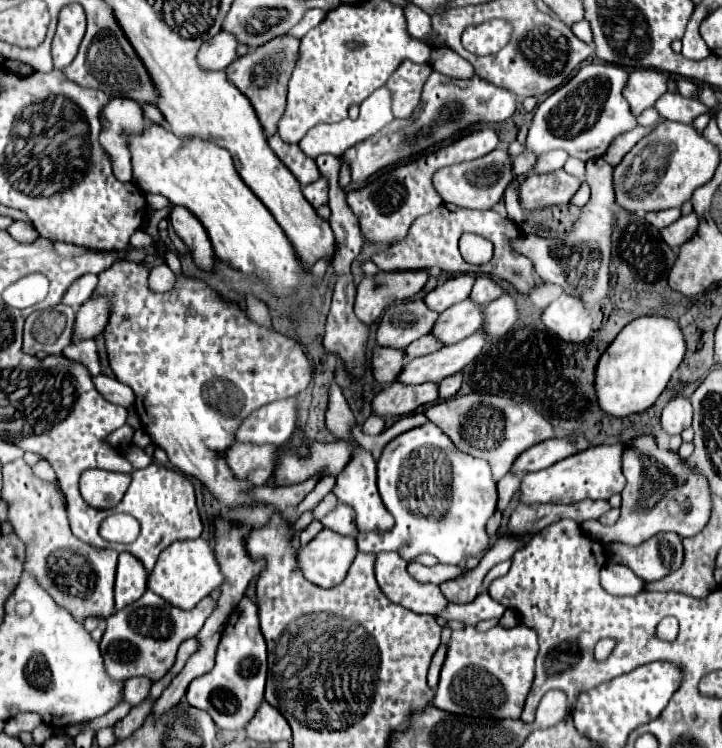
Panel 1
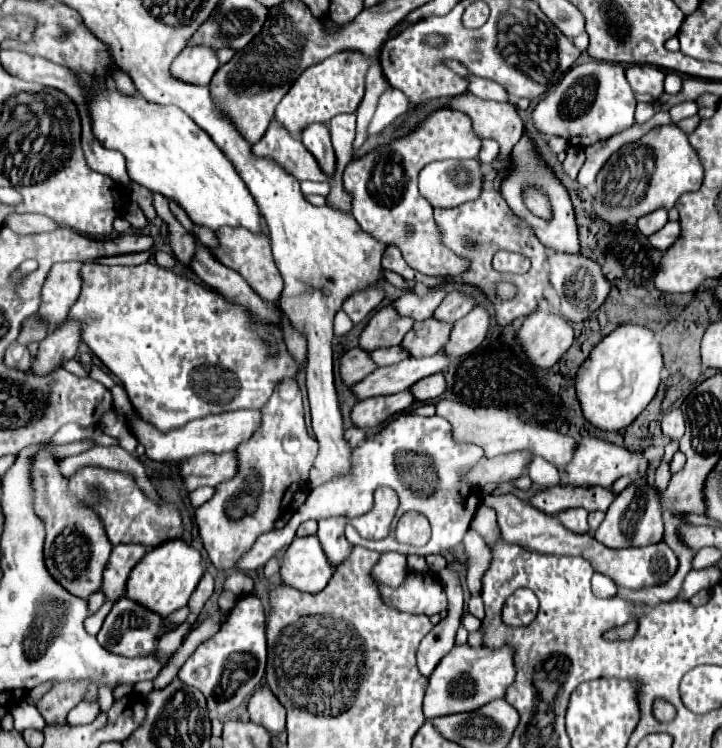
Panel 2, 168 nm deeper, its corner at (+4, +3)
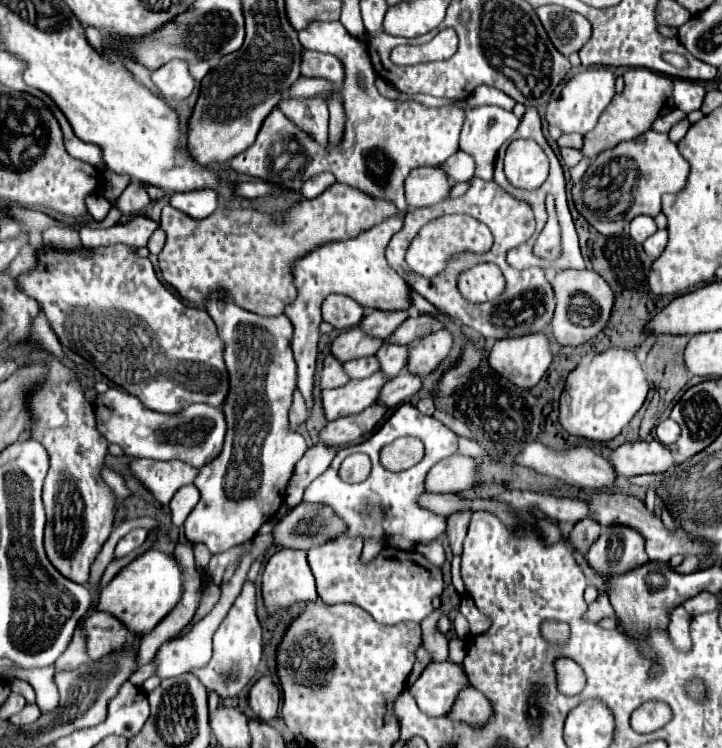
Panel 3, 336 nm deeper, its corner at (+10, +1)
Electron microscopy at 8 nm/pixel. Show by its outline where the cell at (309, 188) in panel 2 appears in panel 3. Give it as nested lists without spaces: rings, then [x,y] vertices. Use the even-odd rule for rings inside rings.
[[[323,172],[323,174],[317,174],[317,176],[313,176],[311,180],[307,180],[305,184],[303,184],[303,188],[301,188],[301,194],[305,196],[305,198],[317,198],[319,194],[323,194],[331,184],[335,184],[337,180],[335,180],[335,176],[331,176],[329,172]]]

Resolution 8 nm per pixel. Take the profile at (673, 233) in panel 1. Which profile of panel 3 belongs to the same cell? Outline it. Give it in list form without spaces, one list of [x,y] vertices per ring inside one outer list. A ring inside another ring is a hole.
[[[657,230],[653,236],[649,236],[645,242],[643,242],[643,248],[645,252],[655,260],[661,256],[661,252],[665,250],[667,246],[667,230]]]

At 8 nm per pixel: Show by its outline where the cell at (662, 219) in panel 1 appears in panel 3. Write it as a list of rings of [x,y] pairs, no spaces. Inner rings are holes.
[[[637,216],[633,222],[631,222],[631,238],[635,242],[645,242],[649,236],[653,236],[657,232],[657,226],[653,222],[653,218],[649,216]]]

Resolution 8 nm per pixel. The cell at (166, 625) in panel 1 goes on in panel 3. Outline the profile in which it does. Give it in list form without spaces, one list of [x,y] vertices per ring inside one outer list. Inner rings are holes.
[[[93,612],[89,618],[85,618],[83,630],[85,630],[87,656],[91,660],[99,660],[113,648],[123,646],[129,636],[125,626],[105,612]]]

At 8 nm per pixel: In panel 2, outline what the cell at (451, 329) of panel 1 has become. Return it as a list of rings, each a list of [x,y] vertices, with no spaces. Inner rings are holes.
[[[427,318],[415,322],[411,332],[403,338],[401,346],[411,352],[411,356],[431,356],[443,350],[451,334],[451,322],[439,322],[437,318]]]

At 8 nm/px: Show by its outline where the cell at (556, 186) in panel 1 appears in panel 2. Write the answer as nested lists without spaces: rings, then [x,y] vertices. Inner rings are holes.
[[[567,148],[567,158],[565,158],[565,162],[563,162],[565,174],[567,174],[571,180],[575,180],[575,178],[577,178],[577,172],[579,172],[581,166],[583,166],[583,162],[585,162],[585,154],[583,154],[581,148]]]

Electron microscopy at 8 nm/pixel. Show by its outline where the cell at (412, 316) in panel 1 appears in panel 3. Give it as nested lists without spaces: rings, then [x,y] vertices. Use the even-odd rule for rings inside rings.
[[[351,328],[343,334],[339,334],[333,344],[331,344],[331,354],[341,360],[355,360],[355,358],[363,358],[363,356],[373,356],[379,348],[381,348],[383,340],[377,338],[369,338],[367,334],[363,334],[359,328]]]

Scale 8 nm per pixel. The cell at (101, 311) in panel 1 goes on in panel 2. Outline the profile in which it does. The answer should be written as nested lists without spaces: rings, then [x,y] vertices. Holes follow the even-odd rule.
[[[65,320],[39,344],[39,354],[31,366],[33,372],[49,374],[51,370],[61,366],[61,360],[75,358],[79,342],[81,342],[81,322]]]

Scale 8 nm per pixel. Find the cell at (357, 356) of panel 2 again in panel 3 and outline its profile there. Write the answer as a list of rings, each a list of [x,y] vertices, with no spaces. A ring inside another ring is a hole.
[[[325,356],[323,368],[321,368],[321,374],[319,374],[321,390],[325,390],[325,388],[339,388],[339,386],[345,386],[347,382],[349,382],[349,376],[343,372],[341,362],[335,360],[333,356]]]

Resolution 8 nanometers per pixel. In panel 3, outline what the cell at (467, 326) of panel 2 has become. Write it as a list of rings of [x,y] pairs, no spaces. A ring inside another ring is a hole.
[[[447,330],[425,336],[423,340],[409,346],[409,364],[407,370],[415,376],[427,376],[437,368],[437,364],[449,354],[453,336]]]

